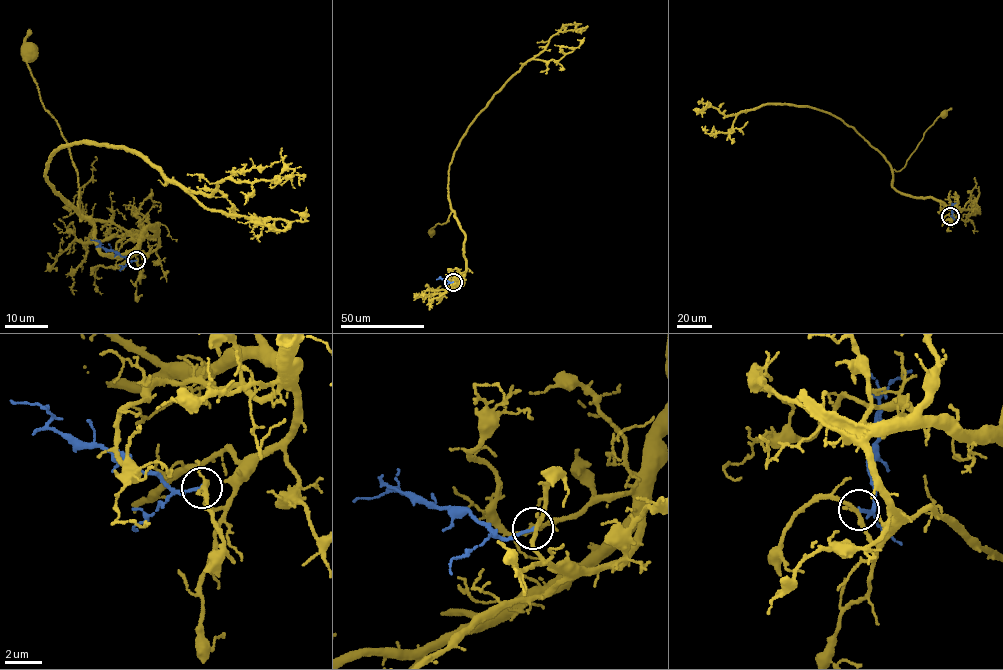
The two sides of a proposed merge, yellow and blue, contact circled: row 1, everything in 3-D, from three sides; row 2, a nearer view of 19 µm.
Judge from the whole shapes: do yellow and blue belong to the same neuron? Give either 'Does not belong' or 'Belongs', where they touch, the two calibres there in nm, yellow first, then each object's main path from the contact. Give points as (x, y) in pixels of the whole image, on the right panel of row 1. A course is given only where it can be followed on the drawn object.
Does not belong. Place: (950, 216). Thickness 240 nm (yellow) against 170 nm. Course of yellow: (950, 216), (942, 202), (904, 195), (892, 185), (892, 170), (904, 166), (943, 113). Course of blue: (950, 216), (956, 203)

